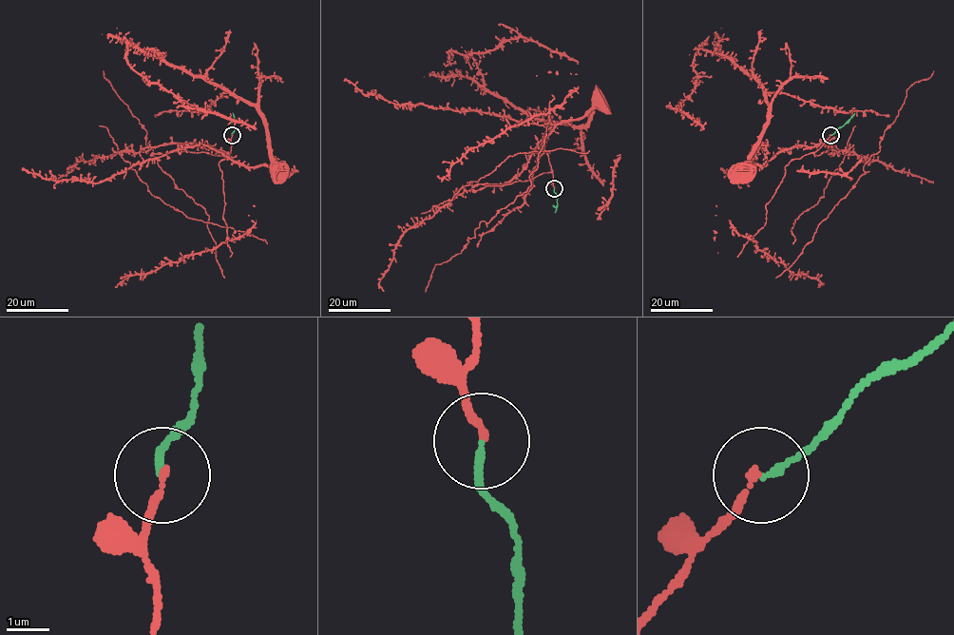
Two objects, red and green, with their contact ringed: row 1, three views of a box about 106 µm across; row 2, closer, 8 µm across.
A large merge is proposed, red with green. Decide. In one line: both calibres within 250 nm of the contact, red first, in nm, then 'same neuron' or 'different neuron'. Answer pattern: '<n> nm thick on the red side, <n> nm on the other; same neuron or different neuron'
180 nm thick on the red side, 160 nm on the other; same neuron

